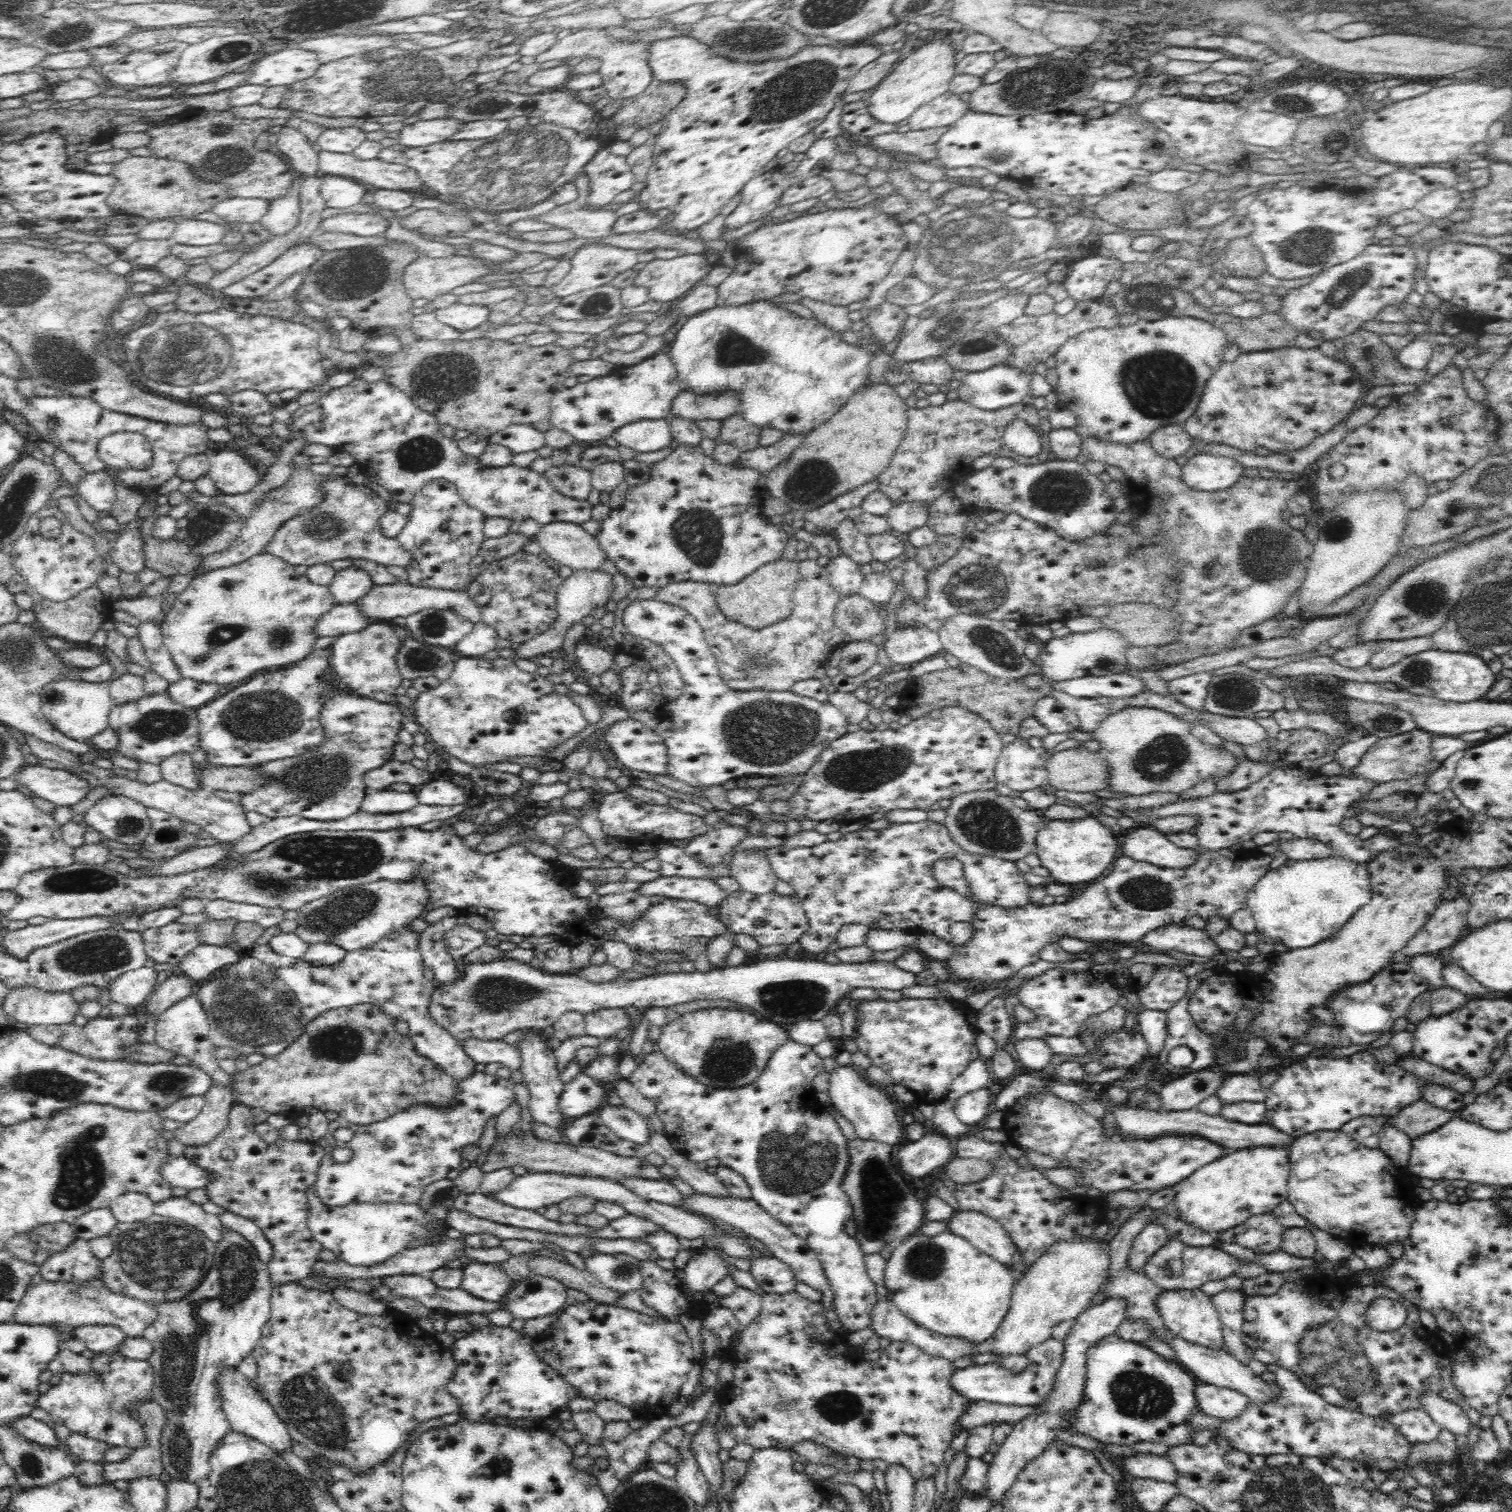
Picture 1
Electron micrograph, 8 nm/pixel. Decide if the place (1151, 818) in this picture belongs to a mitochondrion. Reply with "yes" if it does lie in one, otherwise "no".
no

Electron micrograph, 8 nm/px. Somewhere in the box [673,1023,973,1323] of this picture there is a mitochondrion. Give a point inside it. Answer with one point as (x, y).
(796, 1159)

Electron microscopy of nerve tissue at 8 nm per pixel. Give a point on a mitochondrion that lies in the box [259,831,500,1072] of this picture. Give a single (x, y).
(348, 909)

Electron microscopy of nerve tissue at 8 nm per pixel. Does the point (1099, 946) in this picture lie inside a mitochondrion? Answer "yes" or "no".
no

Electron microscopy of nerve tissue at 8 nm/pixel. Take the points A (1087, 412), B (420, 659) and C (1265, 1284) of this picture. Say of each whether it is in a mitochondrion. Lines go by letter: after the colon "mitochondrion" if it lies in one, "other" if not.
A: other
B: mitochondrion
C: other

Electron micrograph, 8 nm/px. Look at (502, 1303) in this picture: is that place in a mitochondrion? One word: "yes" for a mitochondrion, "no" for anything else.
no

